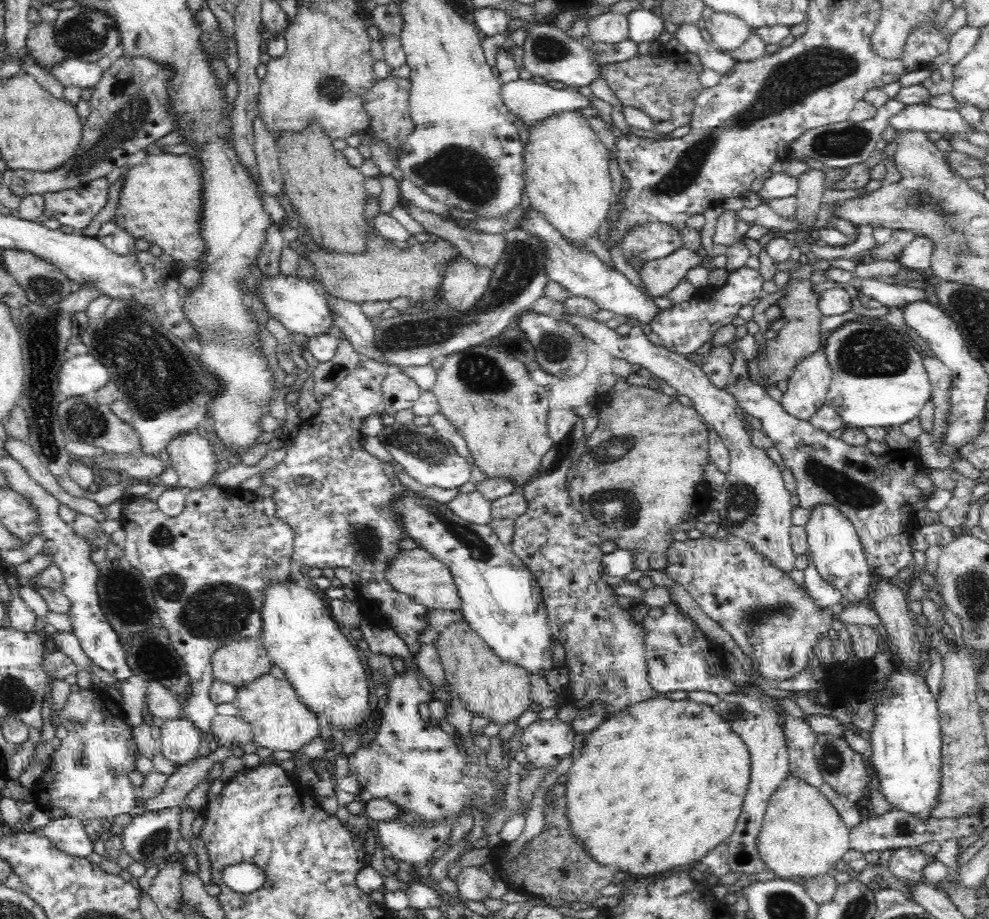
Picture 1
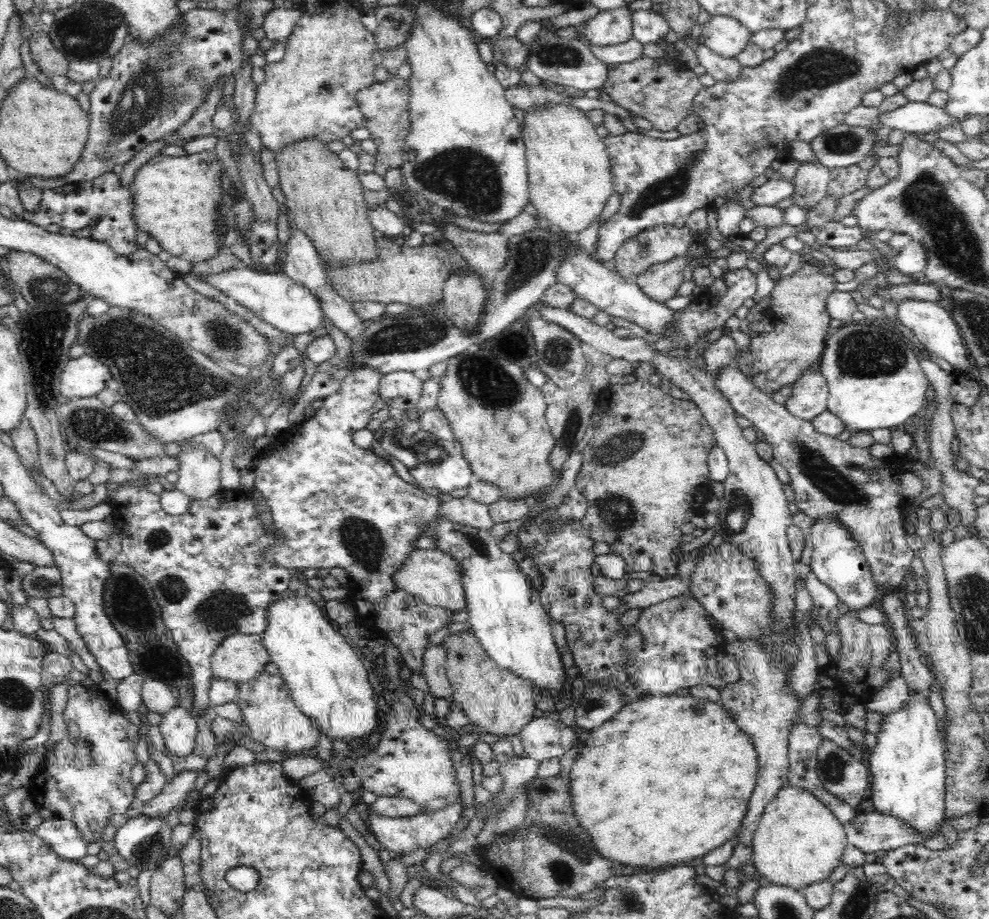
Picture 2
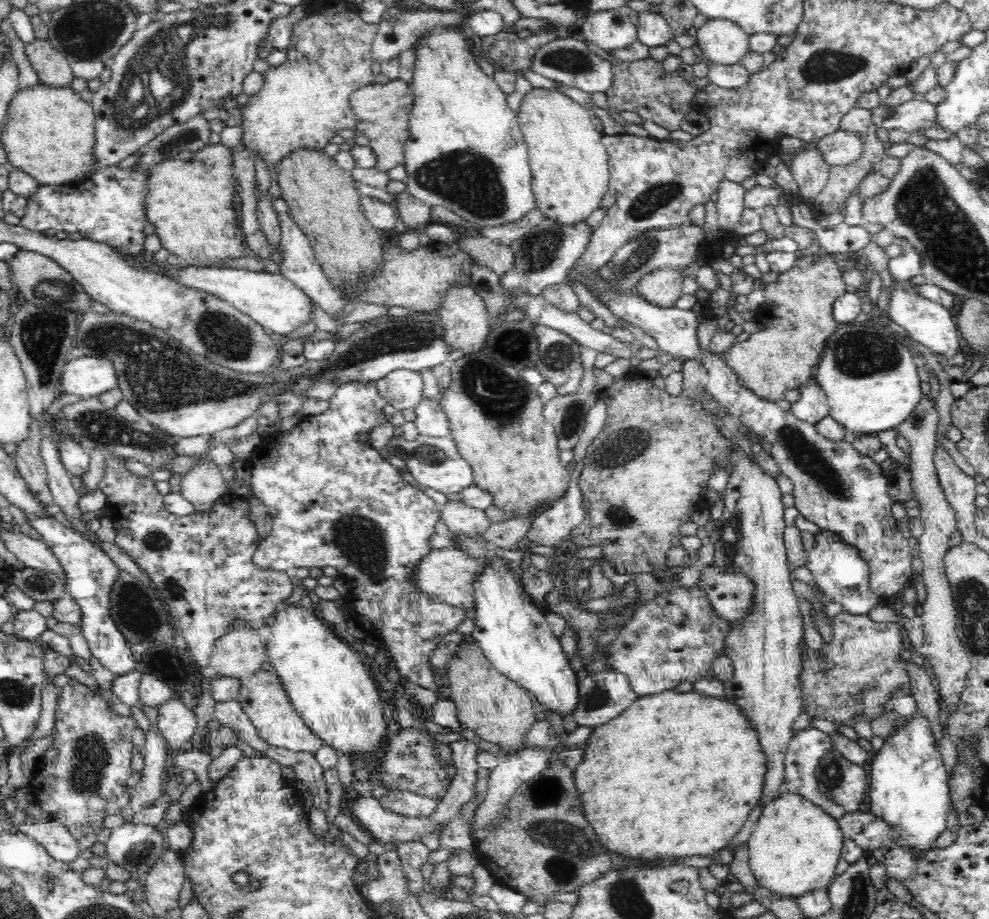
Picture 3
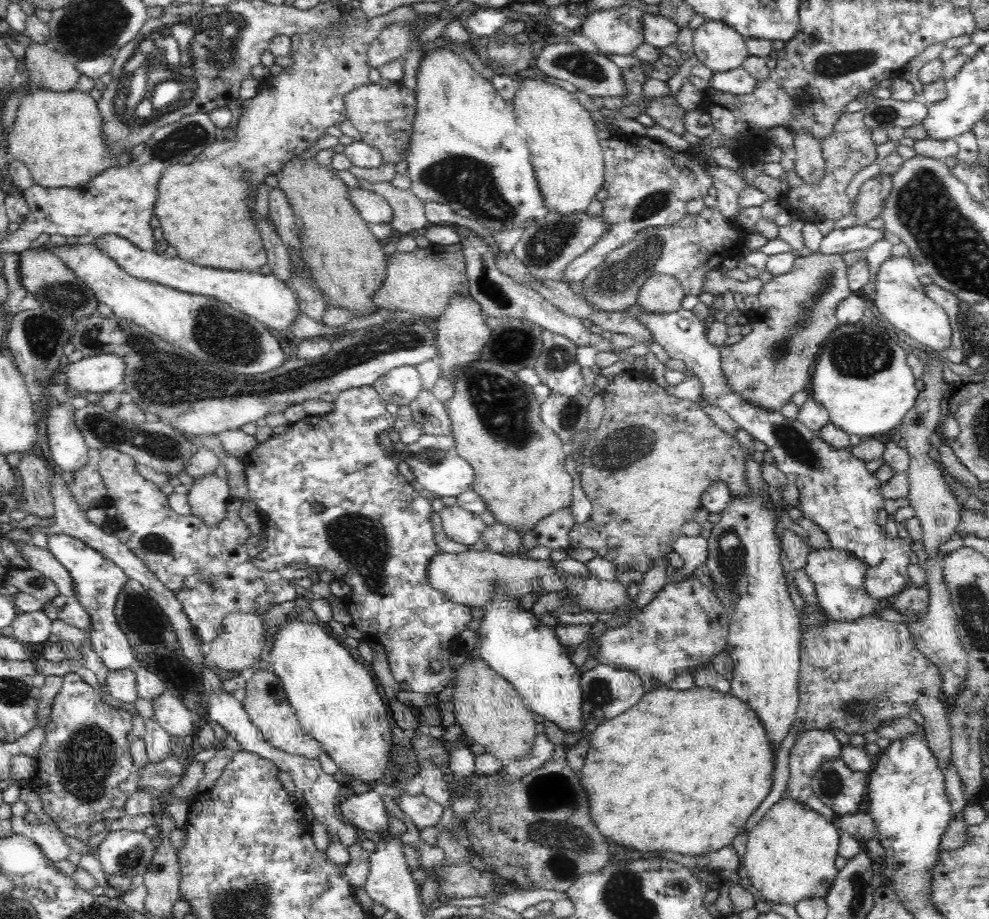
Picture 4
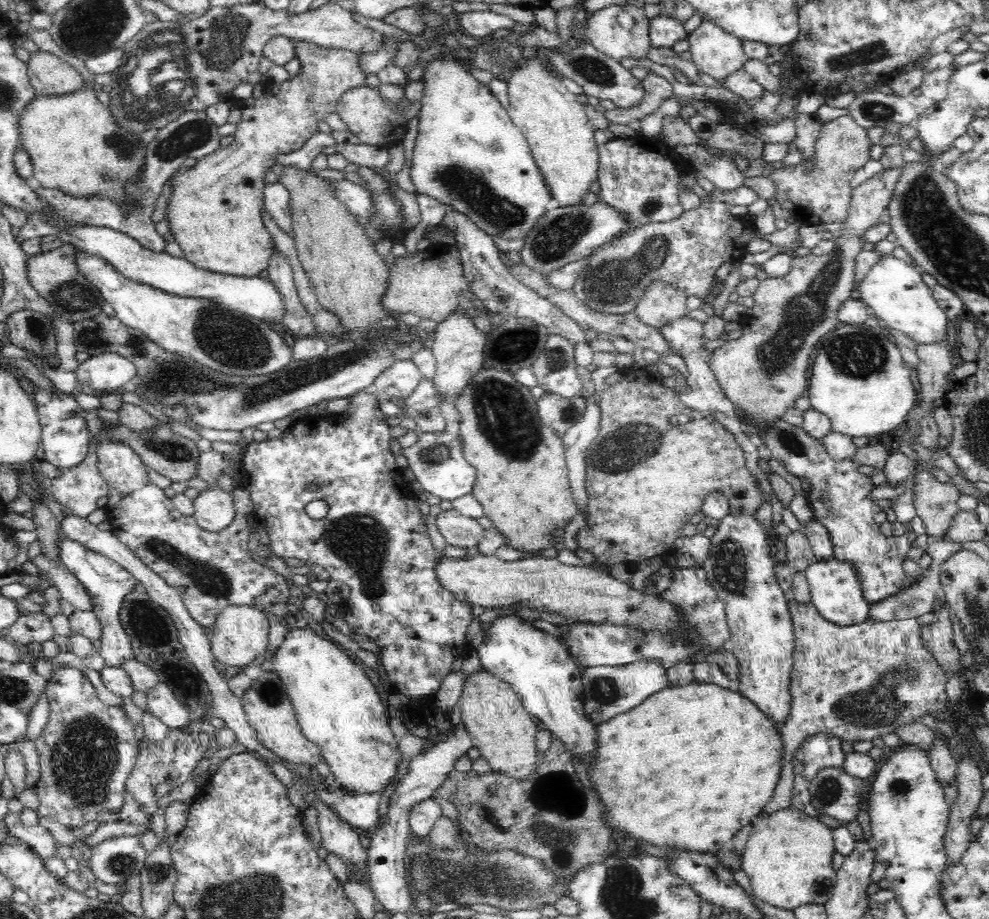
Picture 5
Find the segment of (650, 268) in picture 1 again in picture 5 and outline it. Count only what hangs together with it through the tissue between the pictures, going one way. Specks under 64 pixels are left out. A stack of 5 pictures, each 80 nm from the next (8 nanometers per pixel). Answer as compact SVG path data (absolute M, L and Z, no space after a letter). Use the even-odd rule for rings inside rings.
M654 282L645 290L633 313L647 328L660 330L688 314L686 298L674 285Z

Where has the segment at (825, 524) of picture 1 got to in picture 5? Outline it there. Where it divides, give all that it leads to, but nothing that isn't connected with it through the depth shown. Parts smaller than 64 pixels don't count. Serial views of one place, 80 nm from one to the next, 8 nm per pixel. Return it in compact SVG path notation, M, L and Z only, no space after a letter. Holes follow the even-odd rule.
M833 554L827 561L816 559L804 570L811 594L811 604L818 609L818 613L831 624L838 626L854 626L865 622L868 618L870 604L863 597L859 588L858 578L850 563L839 561Z

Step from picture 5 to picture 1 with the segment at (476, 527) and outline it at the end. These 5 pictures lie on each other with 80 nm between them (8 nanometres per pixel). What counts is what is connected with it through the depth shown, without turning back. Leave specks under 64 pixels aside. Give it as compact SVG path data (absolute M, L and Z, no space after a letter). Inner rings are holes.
M468 492L468 494L460 494L451 502L448 502L448 508L454 514L476 524L488 525L492 516L492 507L490 500L487 500L483 494L479 492Z

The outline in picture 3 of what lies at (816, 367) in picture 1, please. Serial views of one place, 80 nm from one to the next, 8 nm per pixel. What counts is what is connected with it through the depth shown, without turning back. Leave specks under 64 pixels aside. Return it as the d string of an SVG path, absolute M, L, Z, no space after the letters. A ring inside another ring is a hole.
M814 376L810 378L805 387L798 389L798 392L801 393L800 400L791 404L791 414L793 416L816 426L818 422L829 415L827 398L823 391L819 389L819 386L816 385Z

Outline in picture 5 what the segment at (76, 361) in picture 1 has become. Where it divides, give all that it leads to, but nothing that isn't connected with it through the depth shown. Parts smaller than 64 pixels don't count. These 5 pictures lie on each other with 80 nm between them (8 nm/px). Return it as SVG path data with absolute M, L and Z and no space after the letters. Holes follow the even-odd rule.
M105 353L88 358L76 369L78 386L88 386L97 391L114 391L119 388L129 387L130 383L138 376L138 368L131 361L115 353Z

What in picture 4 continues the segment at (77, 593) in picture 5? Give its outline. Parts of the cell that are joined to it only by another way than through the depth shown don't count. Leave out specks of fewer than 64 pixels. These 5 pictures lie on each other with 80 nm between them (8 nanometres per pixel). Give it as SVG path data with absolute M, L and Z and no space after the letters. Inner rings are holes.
M24 543L20 547L21 557L29 564L30 569L40 571L45 577L50 578L58 587L58 594L62 594L69 600L77 600L73 589L73 578L60 564L60 561L49 551L32 543Z

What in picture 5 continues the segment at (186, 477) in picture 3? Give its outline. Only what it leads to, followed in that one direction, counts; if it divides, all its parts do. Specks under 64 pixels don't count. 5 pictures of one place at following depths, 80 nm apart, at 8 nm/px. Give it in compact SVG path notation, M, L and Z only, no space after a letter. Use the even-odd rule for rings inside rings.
M217 485L200 492L193 504L193 515L198 526L208 532L224 530L236 516L234 498L231 494Z

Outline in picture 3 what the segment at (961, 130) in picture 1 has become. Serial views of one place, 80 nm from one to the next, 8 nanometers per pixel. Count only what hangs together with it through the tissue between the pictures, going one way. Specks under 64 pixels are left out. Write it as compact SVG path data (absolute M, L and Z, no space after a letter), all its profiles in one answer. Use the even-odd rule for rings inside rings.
M912 99L900 106L886 106L883 102L872 110L872 121L878 128L902 128L906 133L924 130L933 125L935 105Z

